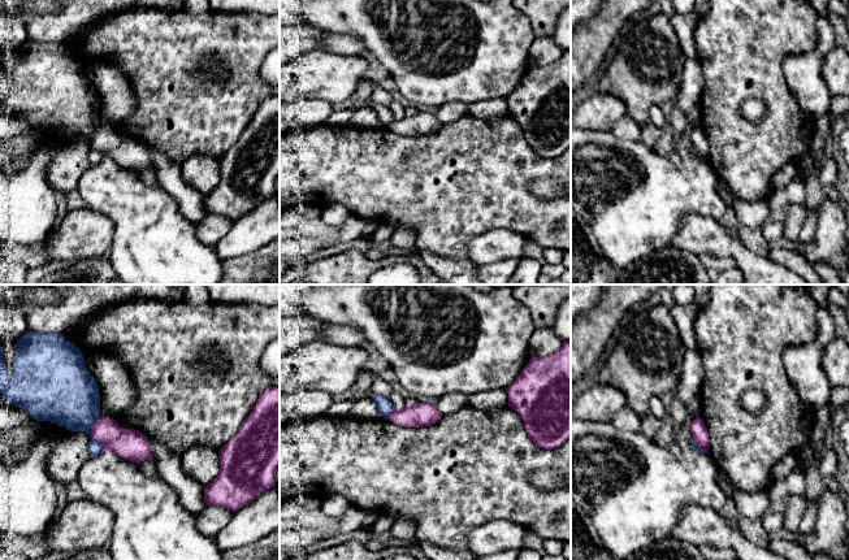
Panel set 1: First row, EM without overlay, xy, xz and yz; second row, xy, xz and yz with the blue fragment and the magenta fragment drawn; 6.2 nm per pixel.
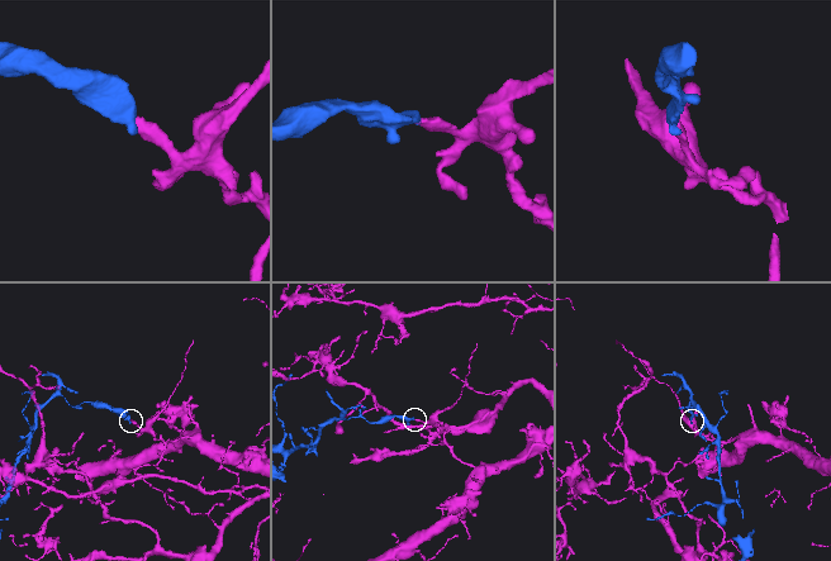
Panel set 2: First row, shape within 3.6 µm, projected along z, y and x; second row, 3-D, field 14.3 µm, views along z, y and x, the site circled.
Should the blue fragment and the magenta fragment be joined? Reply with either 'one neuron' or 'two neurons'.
two neurons

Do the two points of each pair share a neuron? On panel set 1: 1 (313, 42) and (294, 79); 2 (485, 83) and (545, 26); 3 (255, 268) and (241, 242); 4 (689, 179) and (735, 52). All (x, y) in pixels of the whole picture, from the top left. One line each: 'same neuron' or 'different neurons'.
1: different neurons
2: different neurons
3: different neurons
4: different neurons

